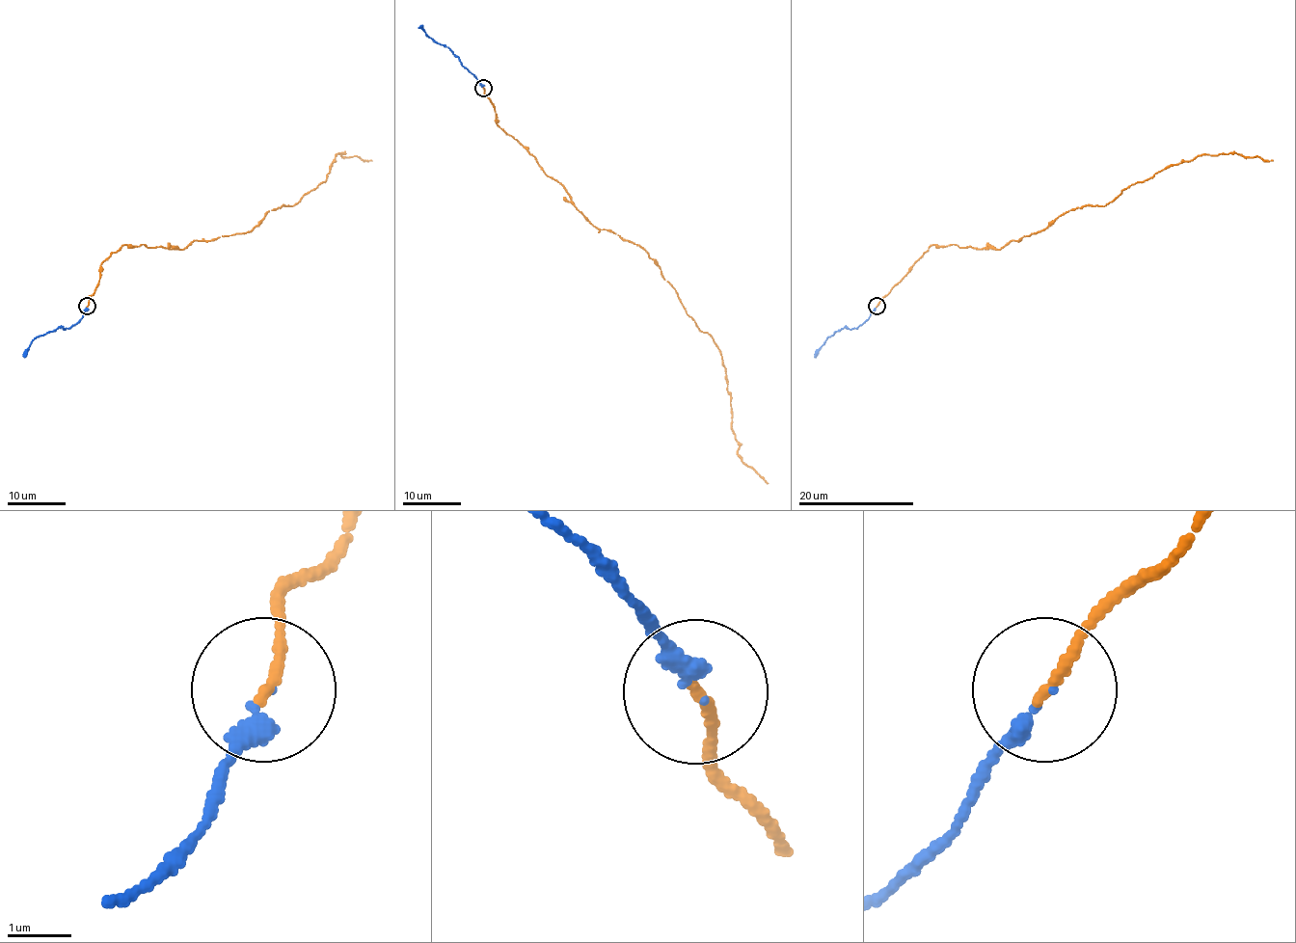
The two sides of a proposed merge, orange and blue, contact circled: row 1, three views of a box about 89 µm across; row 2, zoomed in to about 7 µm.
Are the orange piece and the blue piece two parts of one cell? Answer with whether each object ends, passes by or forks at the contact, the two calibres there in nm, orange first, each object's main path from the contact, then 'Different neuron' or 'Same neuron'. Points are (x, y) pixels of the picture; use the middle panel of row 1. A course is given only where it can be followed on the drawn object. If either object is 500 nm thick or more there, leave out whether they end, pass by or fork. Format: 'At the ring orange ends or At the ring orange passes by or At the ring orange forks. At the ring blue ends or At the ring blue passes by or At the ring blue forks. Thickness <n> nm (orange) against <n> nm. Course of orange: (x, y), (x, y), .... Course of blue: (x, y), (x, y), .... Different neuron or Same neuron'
At the ring orange ends. At the ring blue ends. Thickness 160 nm (orange) against 190 nm. Course of orange: (483, 88), (497, 124), (593, 226), (643, 249), (713, 338), (722, 359), (739, 457), (768, 483). Course of blue: (483, 88), (446, 47), (434, 41), (419, 25). Same neuron

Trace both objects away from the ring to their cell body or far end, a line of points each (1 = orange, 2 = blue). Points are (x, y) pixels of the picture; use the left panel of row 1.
1: (88, 306), (100, 264), (122, 246), (184, 249), (247, 232), (327, 179), (336, 154), (371, 160)
2: (88, 306), (82, 317), (70, 327), (59, 327), (38, 336), (25, 350), (23, 358)

